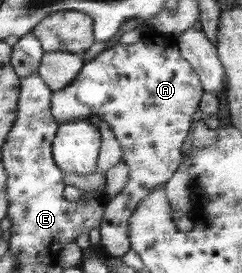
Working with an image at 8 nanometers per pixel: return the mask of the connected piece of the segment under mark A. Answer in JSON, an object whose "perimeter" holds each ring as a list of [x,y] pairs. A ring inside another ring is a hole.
{"perimeter":[[[148,31],[145,36],[139,41],[133,44],[119,44],[115,43],[104,49],[100,52],[95,58],[92,58],[89,62],[85,63],[83,70],[78,75],[78,78],[70,85],[68,88],[52,93],[53,98],[53,112],[55,118],[59,121],[60,124],[70,123],[82,119],[88,119],[92,115],[97,115],[97,117],[109,124],[109,127],[114,133],[118,143],[122,147],[122,161],[126,162],[129,165],[130,170],[130,181],[128,182],[127,188],[120,194],[117,195],[114,199],[108,203],[107,213],[102,219],[101,226],[101,242],[100,244],[104,247],[104,250],[108,252],[113,257],[122,257],[124,254],[127,254],[131,250],[131,236],[130,234],[130,222],[132,221],[132,214],[137,210],[138,203],[150,195],[154,188],[157,188],[160,184],[165,183],[170,179],[172,172],[180,165],[181,155],[180,154],[180,145],[185,141],[191,127],[191,115],[196,109],[199,99],[203,96],[203,87],[200,85],[199,76],[195,74],[195,70],[191,67],[191,64],[187,62],[179,54],[178,43],[175,37],[168,35],[161,35],[154,31]]]}

